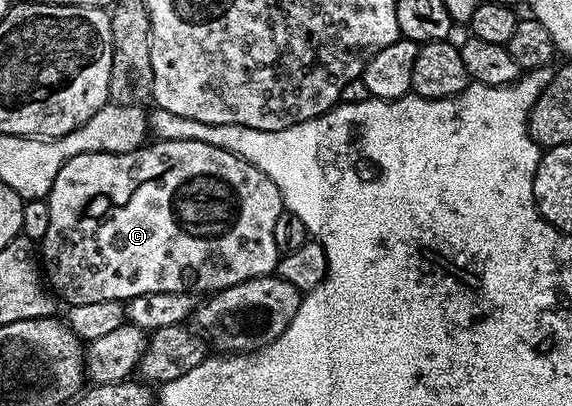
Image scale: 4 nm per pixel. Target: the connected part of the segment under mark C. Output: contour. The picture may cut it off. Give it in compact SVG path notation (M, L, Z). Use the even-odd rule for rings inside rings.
M158 139L153 143L154 145L146 143L140 149L126 153L75 155L75 159L63 163L59 175L55 175L55 183L47 198L51 211L51 227L47 227L47 235L39 242L39 260L52 292L60 300L62 297L65 303L69 305L103 303L104 301L128 303L133 297L155 291L175 291L176 293L192 291L197 295L212 295L218 289L238 285L247 279L268 277L276 270L279 254L275 247L275 219L279 219L283 206L279 187L271 183L269 176L259 171L259 167L255 167L245 158L236 157L231 151L220 149L211 143Z

